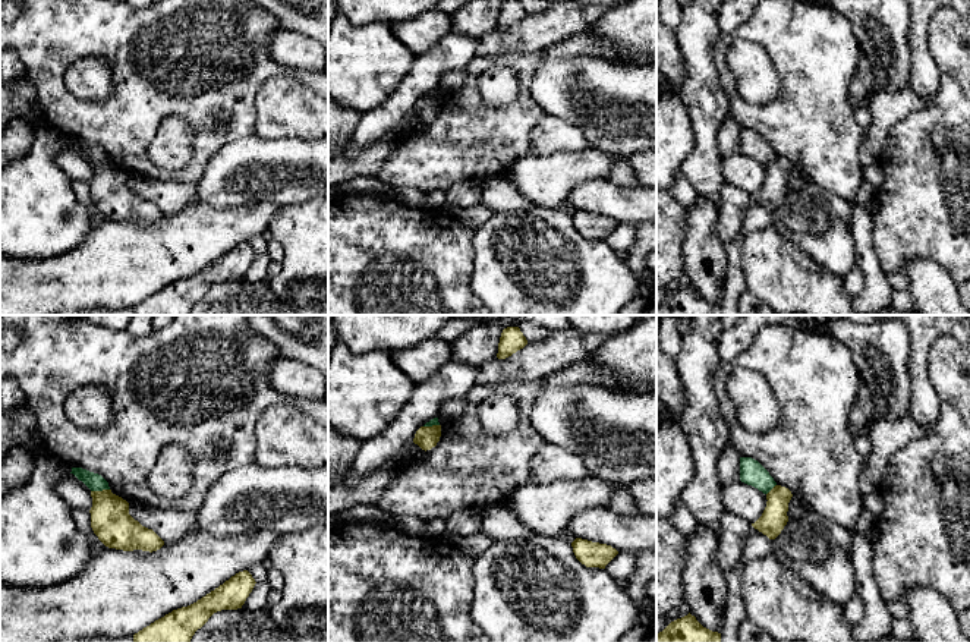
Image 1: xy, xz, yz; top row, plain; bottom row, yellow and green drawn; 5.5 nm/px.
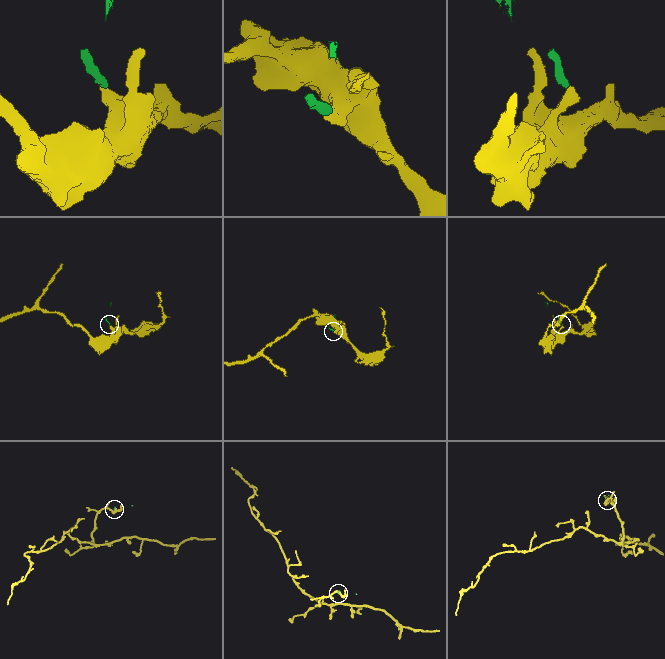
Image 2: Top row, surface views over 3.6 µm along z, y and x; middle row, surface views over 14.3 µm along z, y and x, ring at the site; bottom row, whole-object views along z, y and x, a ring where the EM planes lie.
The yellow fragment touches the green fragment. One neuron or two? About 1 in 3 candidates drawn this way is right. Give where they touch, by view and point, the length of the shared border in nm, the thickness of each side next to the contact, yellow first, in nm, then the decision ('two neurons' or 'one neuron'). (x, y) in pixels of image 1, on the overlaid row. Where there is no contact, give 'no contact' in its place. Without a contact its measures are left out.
contact xy (100, 491); length 110 nm; calibres 220 and 100 nm; two neurons

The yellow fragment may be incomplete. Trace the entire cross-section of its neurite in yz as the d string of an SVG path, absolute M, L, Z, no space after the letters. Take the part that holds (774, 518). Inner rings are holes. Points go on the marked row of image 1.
M775 485L766 494L768 501L762 516L752 526L769 539L775 539L788 522L787 512L791 497L793 494L788 488Z

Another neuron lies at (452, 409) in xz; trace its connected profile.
M450 399L445 400L438 413L438 422L440 425L448 425L454 419L463 416L466 410L466 400L464 399Z

